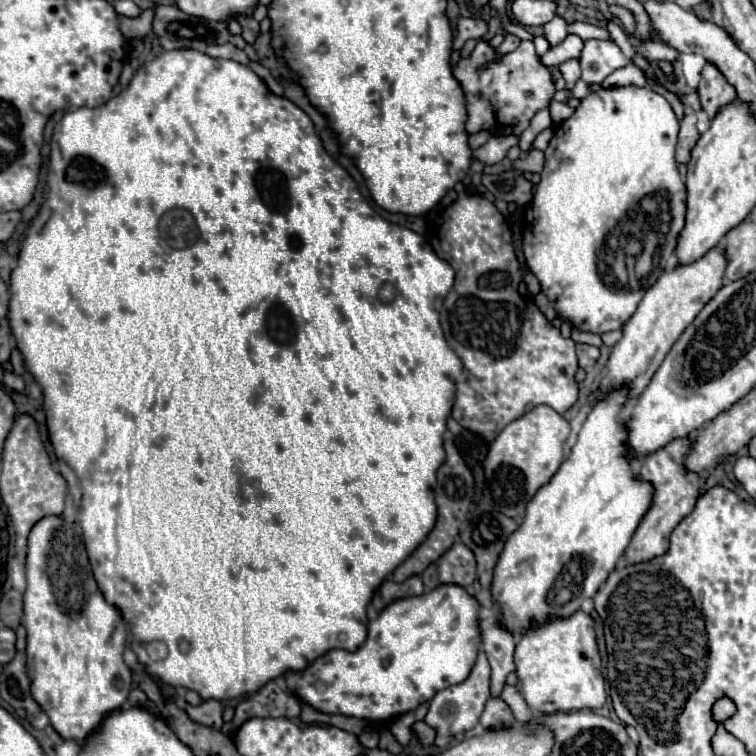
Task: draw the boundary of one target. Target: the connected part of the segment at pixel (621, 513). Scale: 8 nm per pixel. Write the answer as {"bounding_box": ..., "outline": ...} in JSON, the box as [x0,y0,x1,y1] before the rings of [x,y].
{"bounding_box":[491,386,655,634],"outline":[[[621,386],[613,388],[603,396],[603,400],[595,402],[569,456],[553,478],[535,492],[527,504],[523,524],[505,542],[495,566],[491,594],[503,610],[503,624],[507,630],[521,634],[531,622],[545,622],[551,616],[571,616],[575,610],[579,610],[581,602],[591,598],[613,572],[641,518],[649,510],[655,490],[653,484],[641,480],[631,466],[629,430],[621,418],[627,400],[629,390],[627,386]]]}

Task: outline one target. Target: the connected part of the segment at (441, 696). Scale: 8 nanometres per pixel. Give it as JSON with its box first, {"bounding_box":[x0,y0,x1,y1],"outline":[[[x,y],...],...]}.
{"bounding_box":[425,650,491,750],"outline":[[[481,650],[477,654],[475,666],[471,668],[471,674],[463,682],[459,682],[455,686],[449,686],[443,692],[439,692],[439,694],[433,696],[425,720],[429,722],[429,726],[437,734],[435,736],[435,744],[439,746],[439,750],[445,750],[447,746],[451,746],[453,742],[457,742],[459,738],[463,738],[465,732],[469,732],[471,728],[475,728],[479,724],[479,716],[481,716],[483,708],[485,708],[485,702],[491,696],[491,692],[489,692],[489,674],[491,674],[491,668],[489,668],[487,656]]]}

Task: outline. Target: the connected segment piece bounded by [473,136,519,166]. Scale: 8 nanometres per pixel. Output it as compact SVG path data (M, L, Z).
M491 136L487 140L487 144L483 144L473 152L473 158L483 162L483 164L487 164L487 166L497 164L507 156L509 148L517 146L517 142L519 142L517 136L511 136L511 138L495 138L495 136Z

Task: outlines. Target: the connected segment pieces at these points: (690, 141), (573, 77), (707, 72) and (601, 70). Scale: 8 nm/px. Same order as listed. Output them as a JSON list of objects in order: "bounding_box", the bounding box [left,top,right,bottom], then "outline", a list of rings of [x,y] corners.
[{"bounding_box":[677,116,699,164],"outline":[[[685,116],[681,120],[681,132],[679,132],[679,144],[677,144],[677,162],[687,164],[691,148],[697,144],[699,132],[697,132],[697,118]]]},{"bounding_box":[561,59,581,90],"outline":[[[575,59],[569,60],[569,62],[563,62],[563,64],[561,64],[561,74],[563,74],[563,78],[567,80],[567,88],[573,90],[575,82],[581,77],[579,60]]]},{"bounding_box":[697,64,735,118],"outline":[[[705,64],[697,92],[699,92],[701,108],[703,108],[703,112],[707,112],[709,118],[713,118],[721,106],[735,100],[735,88],[711,64]]]},{"bounding_box":[581,40,627,84],"outline":[[[587,40],[581,54],[583,80],[587,84],[601,84],[611,72],[627,66],[621,48],[611,40]]]}]

